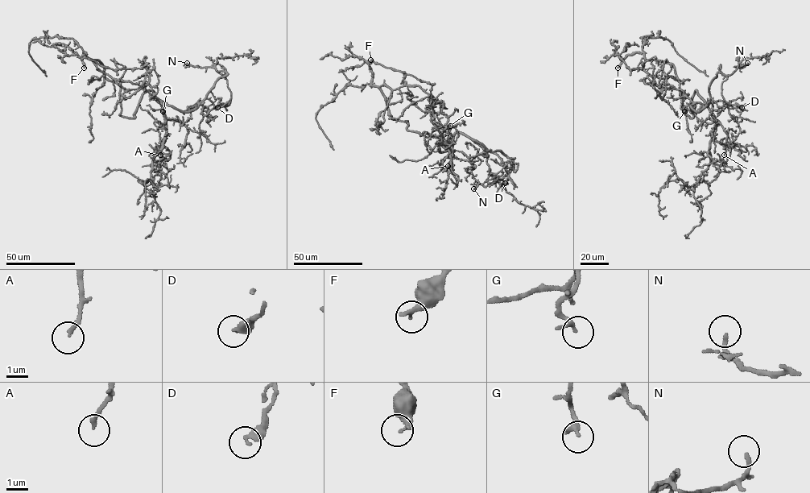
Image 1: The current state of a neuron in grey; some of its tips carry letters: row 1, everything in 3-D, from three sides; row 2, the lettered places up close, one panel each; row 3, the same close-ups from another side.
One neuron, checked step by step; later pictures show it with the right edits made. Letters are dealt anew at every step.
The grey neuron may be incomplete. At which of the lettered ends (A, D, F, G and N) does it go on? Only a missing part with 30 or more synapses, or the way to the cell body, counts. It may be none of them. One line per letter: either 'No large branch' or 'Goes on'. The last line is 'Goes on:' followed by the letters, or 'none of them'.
A: No large branch
D: No large branch
F: Goes on
G: No large branch
N: No large branch
Goes on: F

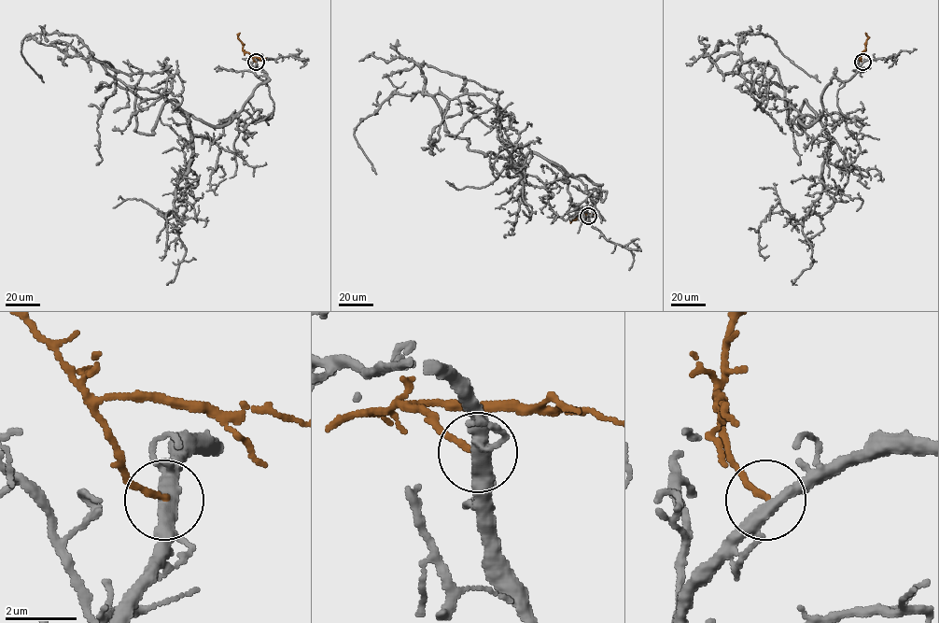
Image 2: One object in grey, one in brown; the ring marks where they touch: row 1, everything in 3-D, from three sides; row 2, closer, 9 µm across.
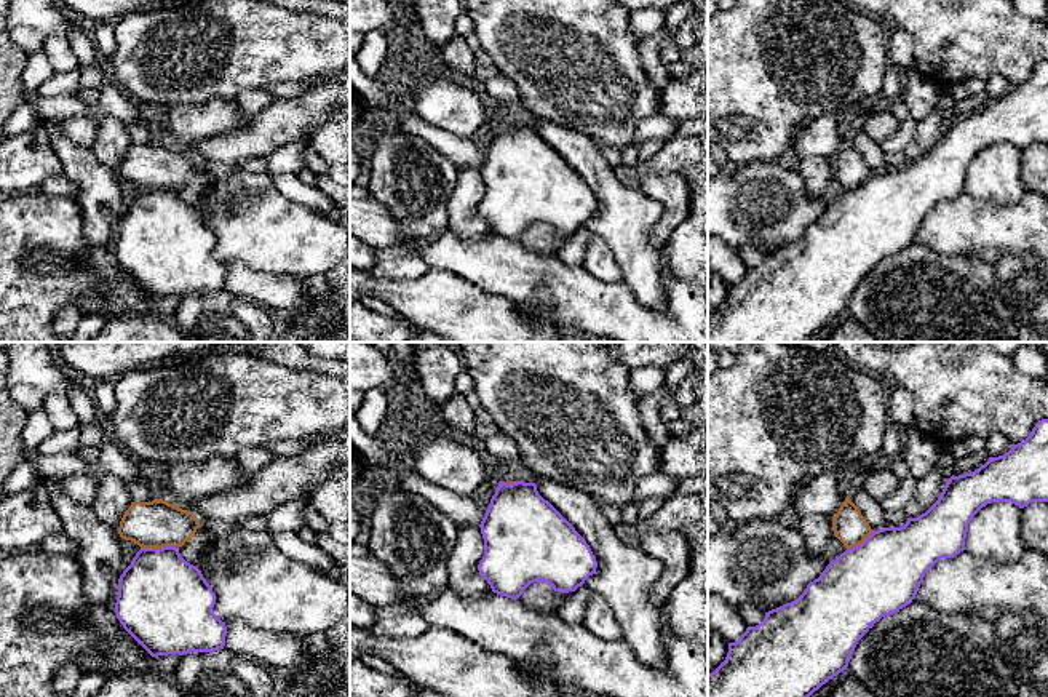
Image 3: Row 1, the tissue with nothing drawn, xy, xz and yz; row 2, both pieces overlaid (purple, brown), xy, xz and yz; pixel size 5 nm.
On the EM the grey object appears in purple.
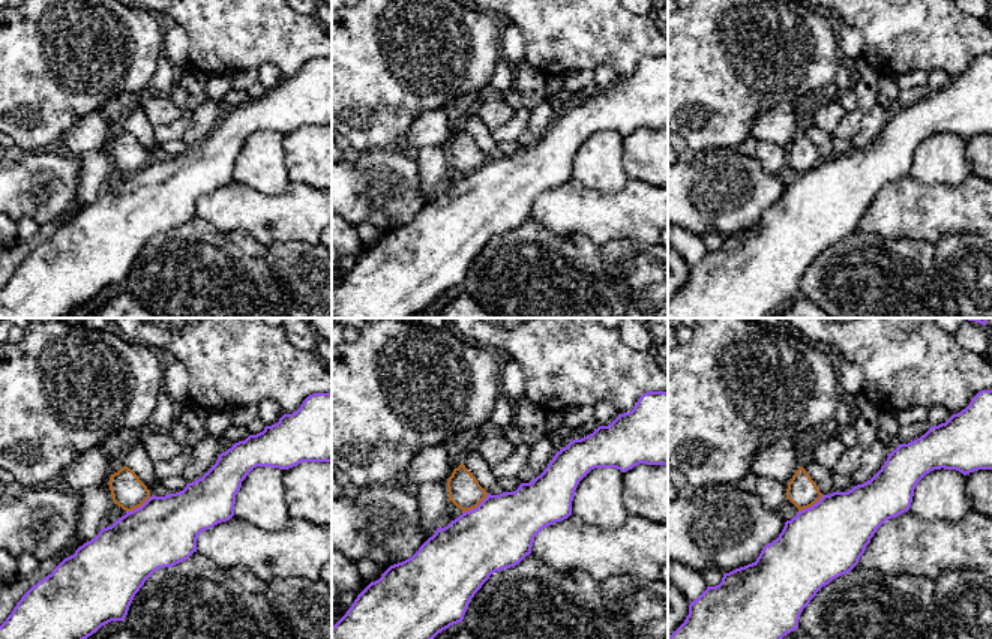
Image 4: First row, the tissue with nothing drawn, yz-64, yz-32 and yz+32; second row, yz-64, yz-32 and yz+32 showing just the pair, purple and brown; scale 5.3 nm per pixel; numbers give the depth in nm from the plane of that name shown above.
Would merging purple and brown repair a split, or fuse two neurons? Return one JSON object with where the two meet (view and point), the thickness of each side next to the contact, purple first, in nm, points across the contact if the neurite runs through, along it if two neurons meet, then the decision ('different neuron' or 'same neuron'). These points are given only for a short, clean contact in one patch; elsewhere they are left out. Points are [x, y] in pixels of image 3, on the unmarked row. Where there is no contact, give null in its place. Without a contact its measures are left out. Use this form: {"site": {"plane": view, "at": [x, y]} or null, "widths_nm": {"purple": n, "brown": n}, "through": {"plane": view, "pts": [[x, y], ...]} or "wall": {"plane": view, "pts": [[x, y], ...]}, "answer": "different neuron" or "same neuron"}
{"site": {"plane": "xy", "at": [158, 191]}, "widths_nm": {"purple": 440, "brown": 240}, "wall": {"plane": "xy", "pts": [[178, 189], [141, 191]]}, "answer": "different neuron"}

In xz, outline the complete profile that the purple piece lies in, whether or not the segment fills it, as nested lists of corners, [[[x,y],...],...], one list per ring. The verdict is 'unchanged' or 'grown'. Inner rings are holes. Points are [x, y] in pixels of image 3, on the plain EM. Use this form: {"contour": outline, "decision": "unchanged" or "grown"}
{"contour": [[[498,123],[479,169],[484,198],[478,213],[497,237],[518,241],[537,222],[550,225],[554,233],[569,235],[596,214],[597,203],[586,182],[538,136],[535,125]]], "decision": "unchanged"}

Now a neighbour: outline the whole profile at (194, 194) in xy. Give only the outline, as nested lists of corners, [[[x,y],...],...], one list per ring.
[[[163,141],[131,144],[120,163],[118,176],[141,190],[176,189],[187,205],[214,209],[206,200],[212,176],[200,168],[192,153]]]

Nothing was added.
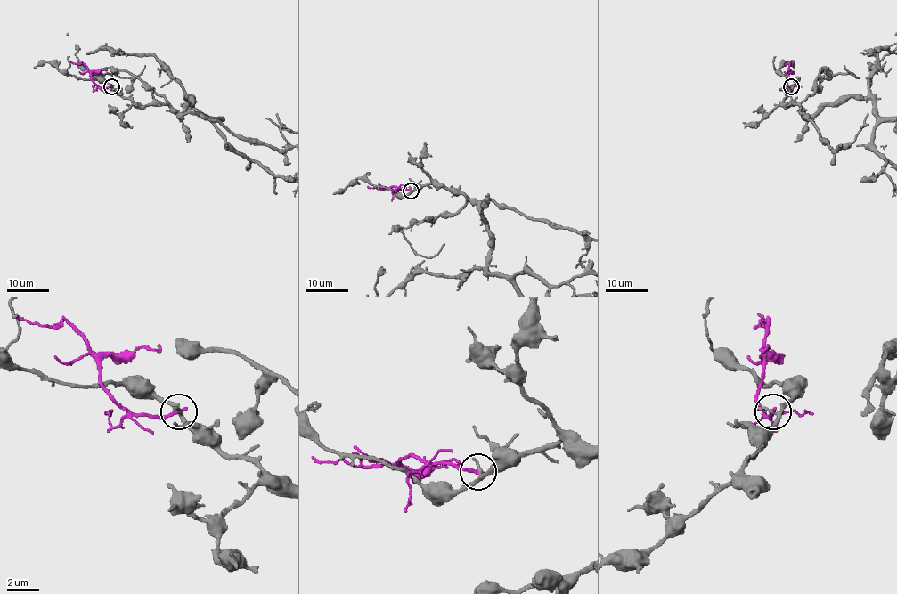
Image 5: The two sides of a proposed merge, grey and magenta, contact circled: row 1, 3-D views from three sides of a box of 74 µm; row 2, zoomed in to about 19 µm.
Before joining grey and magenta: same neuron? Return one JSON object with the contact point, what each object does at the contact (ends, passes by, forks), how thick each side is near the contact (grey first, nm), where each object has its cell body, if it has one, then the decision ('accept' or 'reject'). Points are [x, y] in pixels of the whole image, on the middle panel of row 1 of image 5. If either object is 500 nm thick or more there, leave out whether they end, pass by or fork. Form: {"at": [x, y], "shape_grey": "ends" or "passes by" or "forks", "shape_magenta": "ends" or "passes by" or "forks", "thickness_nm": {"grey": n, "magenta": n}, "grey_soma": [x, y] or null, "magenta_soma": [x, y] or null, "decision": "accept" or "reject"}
{"at": [411, 191], "shape_grey": "passes by", "shape_magenta": "ends", "thickness_nm": {"grey": 240, "magenta": 240}, "grey_soma": null, "magenta_soma": null, "decision": "reject"}

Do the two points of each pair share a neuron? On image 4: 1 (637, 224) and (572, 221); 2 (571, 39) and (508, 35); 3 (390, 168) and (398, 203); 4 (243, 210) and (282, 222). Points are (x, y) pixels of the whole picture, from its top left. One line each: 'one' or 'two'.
1: one
2: two
3: one
4: one

